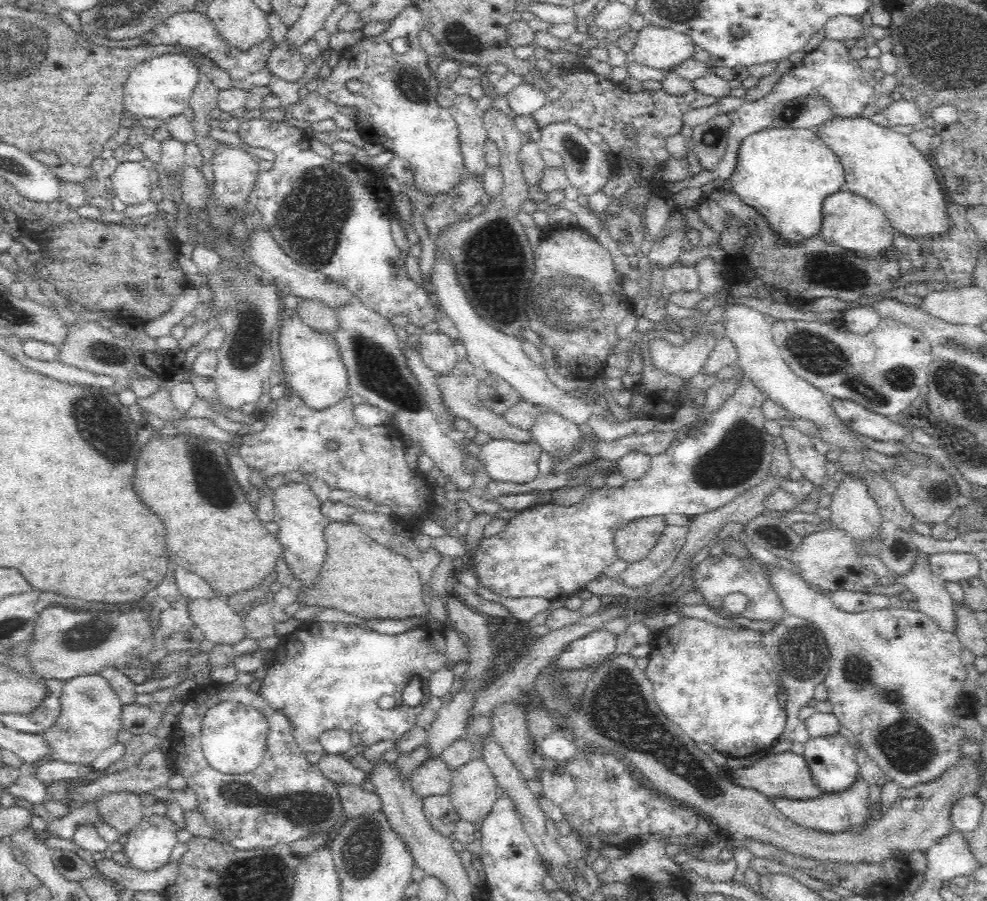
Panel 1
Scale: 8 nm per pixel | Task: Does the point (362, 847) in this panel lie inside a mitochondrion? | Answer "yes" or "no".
yes

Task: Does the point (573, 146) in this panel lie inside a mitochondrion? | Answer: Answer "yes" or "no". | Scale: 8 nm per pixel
yes

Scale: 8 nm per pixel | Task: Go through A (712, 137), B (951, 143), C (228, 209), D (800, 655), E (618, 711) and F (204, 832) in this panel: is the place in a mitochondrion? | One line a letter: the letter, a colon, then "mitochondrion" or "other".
A: mitochondrion
B: other
C: mitochondrion
D: mitochondrion
E: mitochondrion
F: other

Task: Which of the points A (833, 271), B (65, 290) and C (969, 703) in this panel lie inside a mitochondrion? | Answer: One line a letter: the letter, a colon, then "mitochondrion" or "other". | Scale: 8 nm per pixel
A: mitochondrion
B: other
C: other

